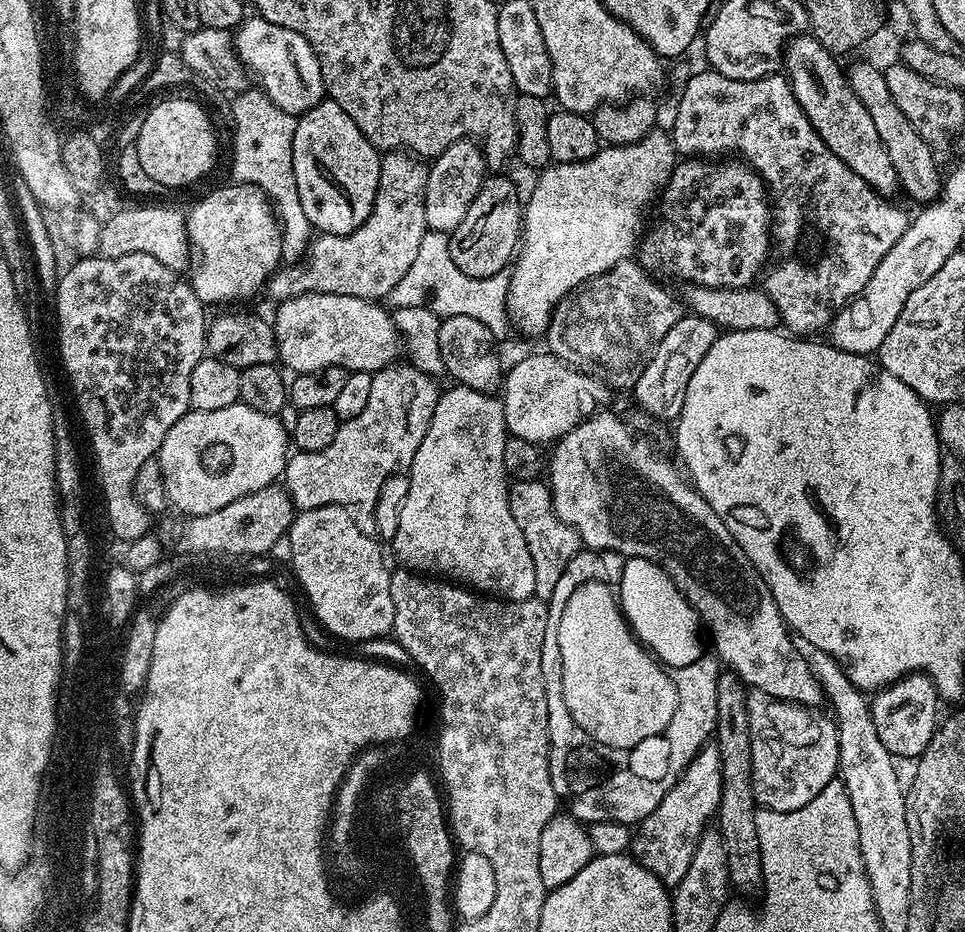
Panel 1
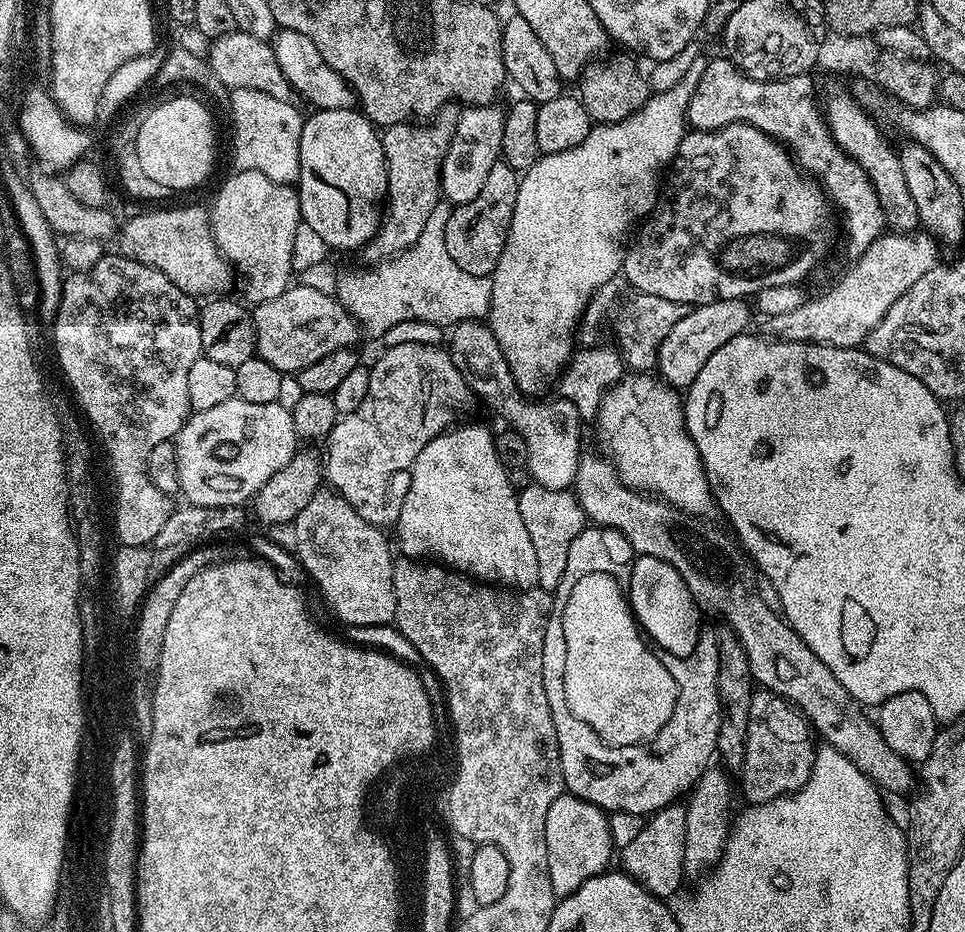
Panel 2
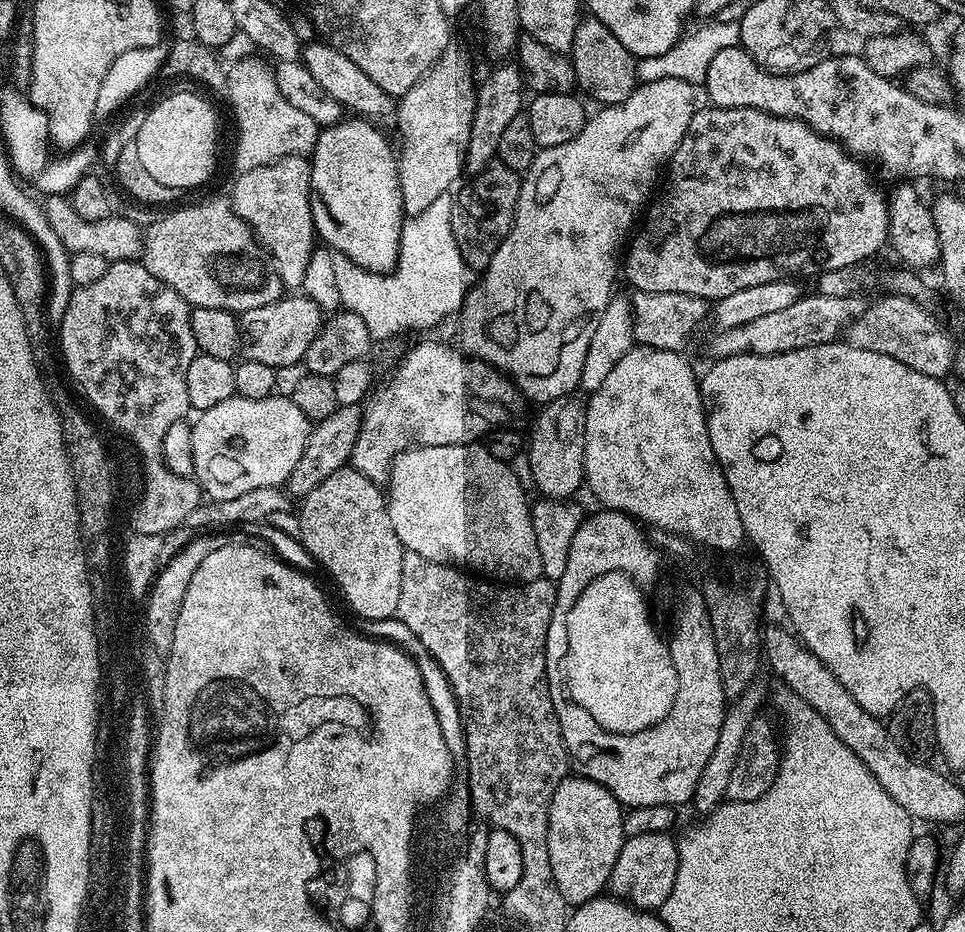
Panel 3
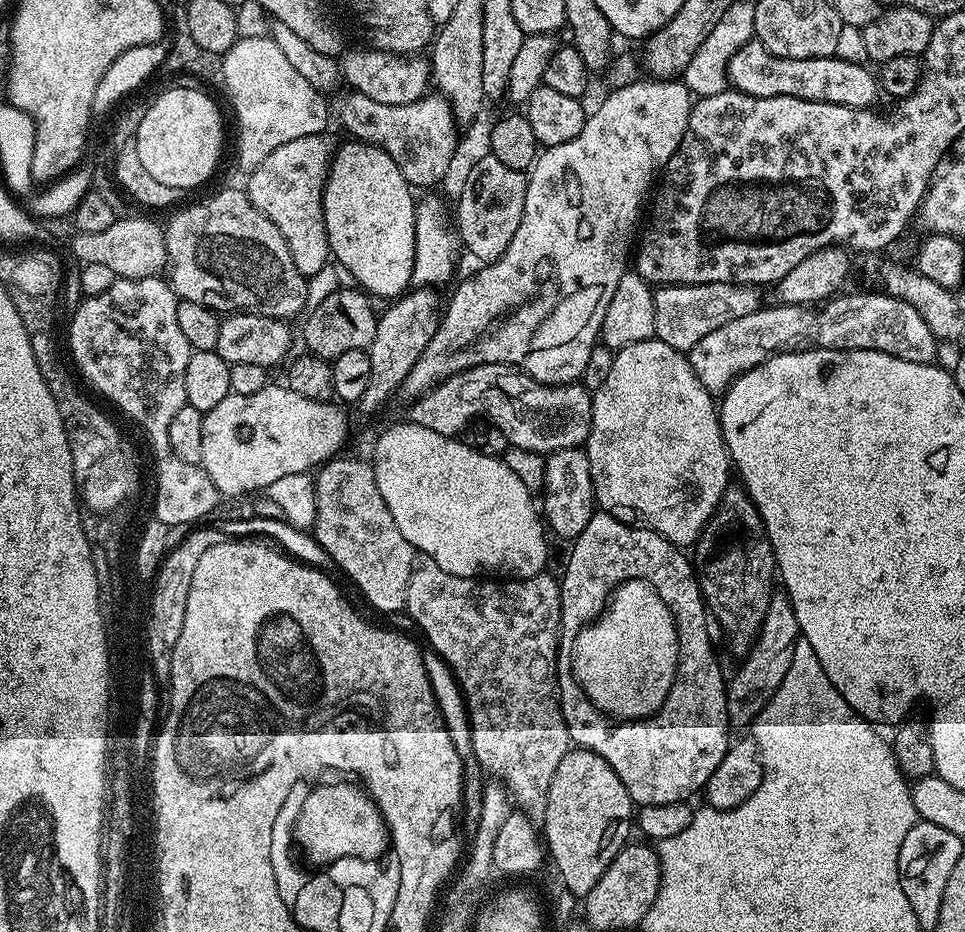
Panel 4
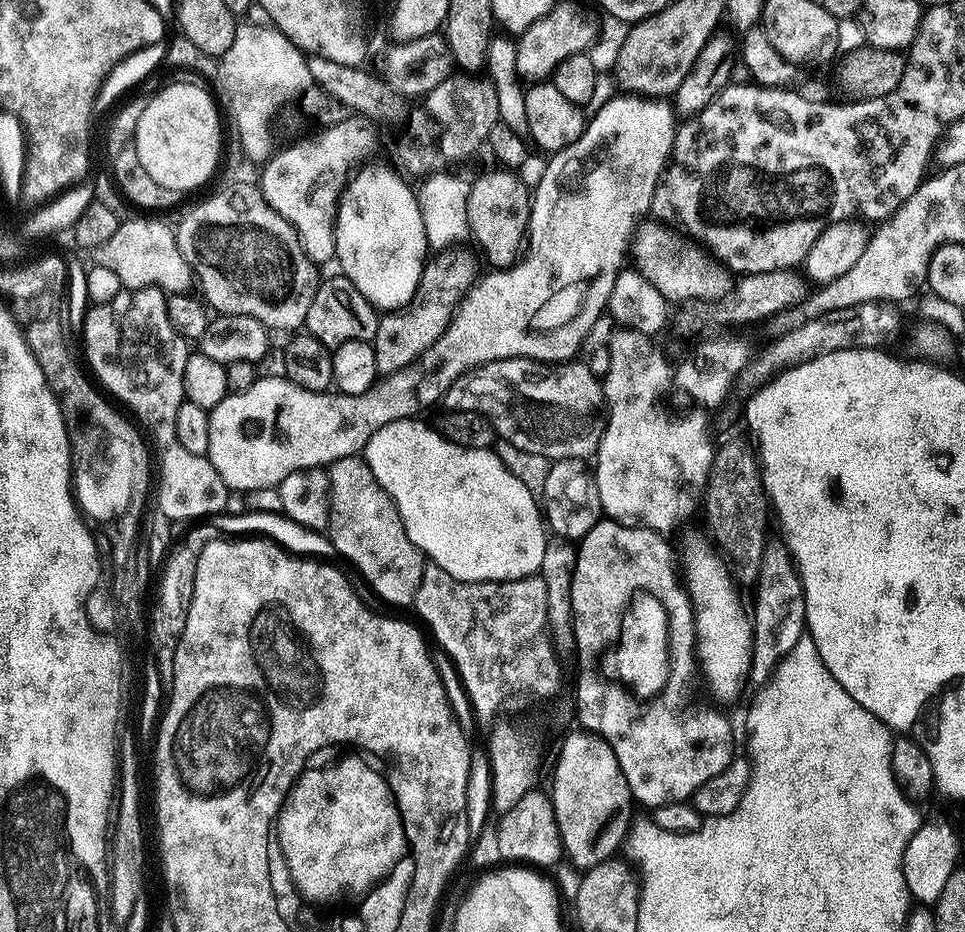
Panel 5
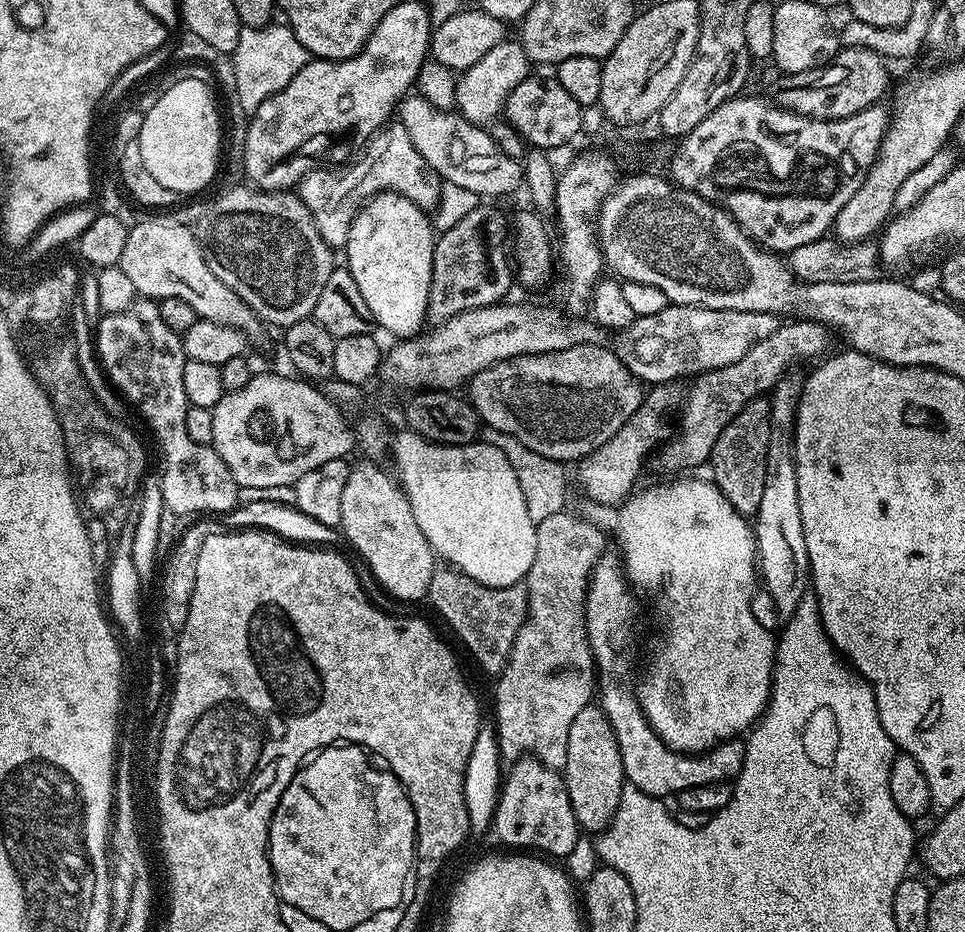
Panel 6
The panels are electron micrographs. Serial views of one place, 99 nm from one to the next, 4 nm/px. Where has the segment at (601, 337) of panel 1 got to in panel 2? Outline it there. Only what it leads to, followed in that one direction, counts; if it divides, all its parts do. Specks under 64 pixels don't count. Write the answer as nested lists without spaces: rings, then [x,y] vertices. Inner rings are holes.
[[[619,275],[602,285],[588,299],[578,332],[581,337],[592,336],[603,328],[609,328],[616,339],[614,344],[623,363],[633,373],[647,373],[656,368],[656,359],[666,334],[674,330],[677,322],[682,322],[688,309],[687,304],[669,302],[667,298],[654,298],[654,294],[642,294],[637,288],[630,286],[630,282],[625,280],[623,275]]]

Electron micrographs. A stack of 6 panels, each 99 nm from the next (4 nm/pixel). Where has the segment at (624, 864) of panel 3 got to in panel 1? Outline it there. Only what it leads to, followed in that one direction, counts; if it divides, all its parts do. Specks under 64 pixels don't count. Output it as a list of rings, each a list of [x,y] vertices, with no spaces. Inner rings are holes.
[[[706,746],[684,767],[681,776],[673,788],[665,794],[662,802],[658,802],[656,809],[640,821],[631,837],[630,852],[638,863],[650,874],[654,874],[665,886],[674,886],[682,882],[686,870],[690,870],[690,858],[694,858],[694,850],[698,846],[700,836],[709,827],[708,819],[717,815],[722,794],[722,766],[720,755],[714,746]]]

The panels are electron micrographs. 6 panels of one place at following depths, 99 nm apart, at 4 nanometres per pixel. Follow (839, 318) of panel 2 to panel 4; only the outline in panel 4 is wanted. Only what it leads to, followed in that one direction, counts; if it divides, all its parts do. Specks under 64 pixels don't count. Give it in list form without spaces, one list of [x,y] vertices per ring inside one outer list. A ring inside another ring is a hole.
[[[773,303],[773,308],[762,306],[726,326],[718,326],[706,338],[698,338],[691,350],[698,381],[711,394],[723,393],[746,370],[766,362],[781,352],[795,352],[813,339],[817,313],[807,304]]]

